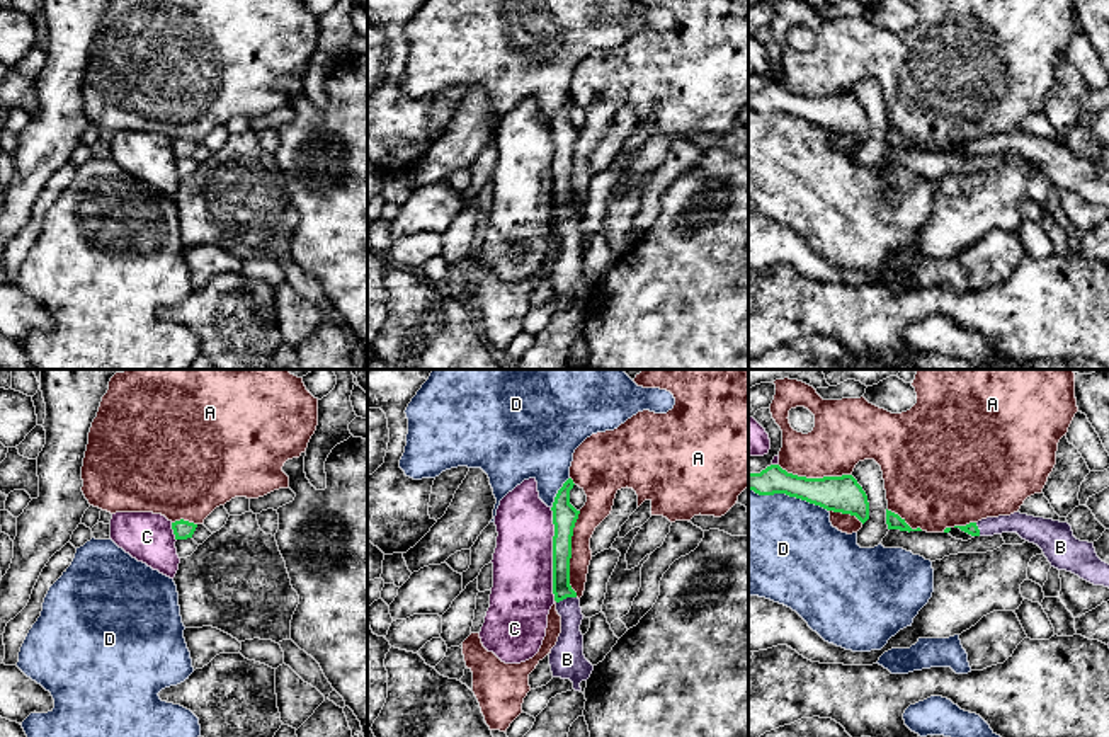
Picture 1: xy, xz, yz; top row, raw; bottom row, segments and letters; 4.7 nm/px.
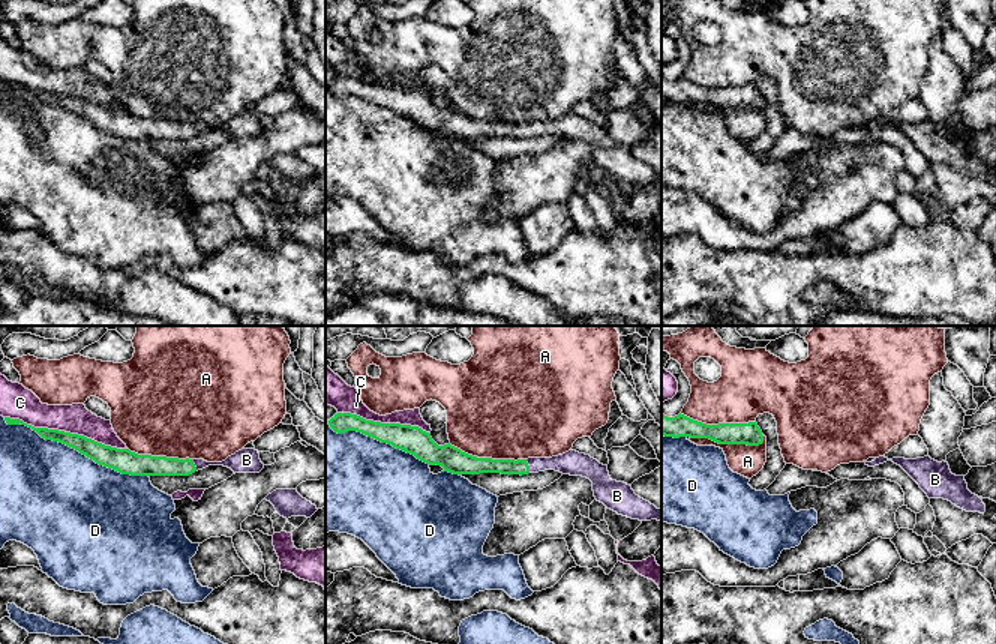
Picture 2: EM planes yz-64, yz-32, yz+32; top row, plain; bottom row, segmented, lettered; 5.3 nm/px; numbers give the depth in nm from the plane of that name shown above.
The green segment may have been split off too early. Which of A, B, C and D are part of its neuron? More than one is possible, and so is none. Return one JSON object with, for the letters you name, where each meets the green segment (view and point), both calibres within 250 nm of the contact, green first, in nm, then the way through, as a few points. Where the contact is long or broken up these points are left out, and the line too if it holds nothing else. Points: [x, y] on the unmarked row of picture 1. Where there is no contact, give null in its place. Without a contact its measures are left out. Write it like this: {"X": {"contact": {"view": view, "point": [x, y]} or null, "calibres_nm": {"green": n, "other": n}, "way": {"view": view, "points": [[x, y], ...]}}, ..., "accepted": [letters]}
{"B": {"contact": {"view": "xz", "point": [565, 217]}, "calibres_nm": {"green": 100, "other": 140}, "way": {"view": "xz", "points": [[562, 164], [565, 217], [570, 230], [568, 269]]}}, "accepted": ["B"]}

